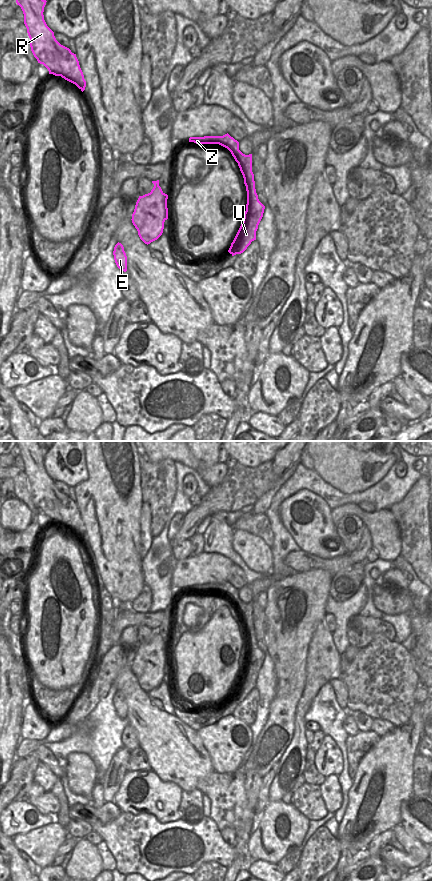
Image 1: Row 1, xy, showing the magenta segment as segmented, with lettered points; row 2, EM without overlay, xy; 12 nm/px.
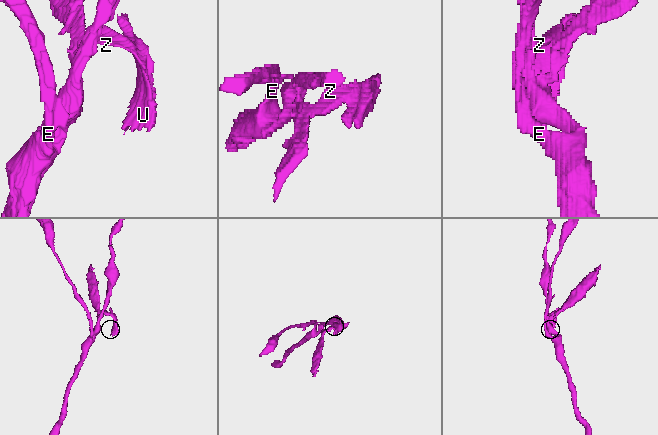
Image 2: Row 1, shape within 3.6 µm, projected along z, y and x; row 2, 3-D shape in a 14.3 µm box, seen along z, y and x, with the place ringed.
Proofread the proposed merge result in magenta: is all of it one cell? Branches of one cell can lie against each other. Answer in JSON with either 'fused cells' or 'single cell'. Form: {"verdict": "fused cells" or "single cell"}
{"verdict": "fused cells"}

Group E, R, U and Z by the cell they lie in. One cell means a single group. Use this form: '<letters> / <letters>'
E R / U Z

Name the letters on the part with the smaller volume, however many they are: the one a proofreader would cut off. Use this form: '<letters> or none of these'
U, Z

